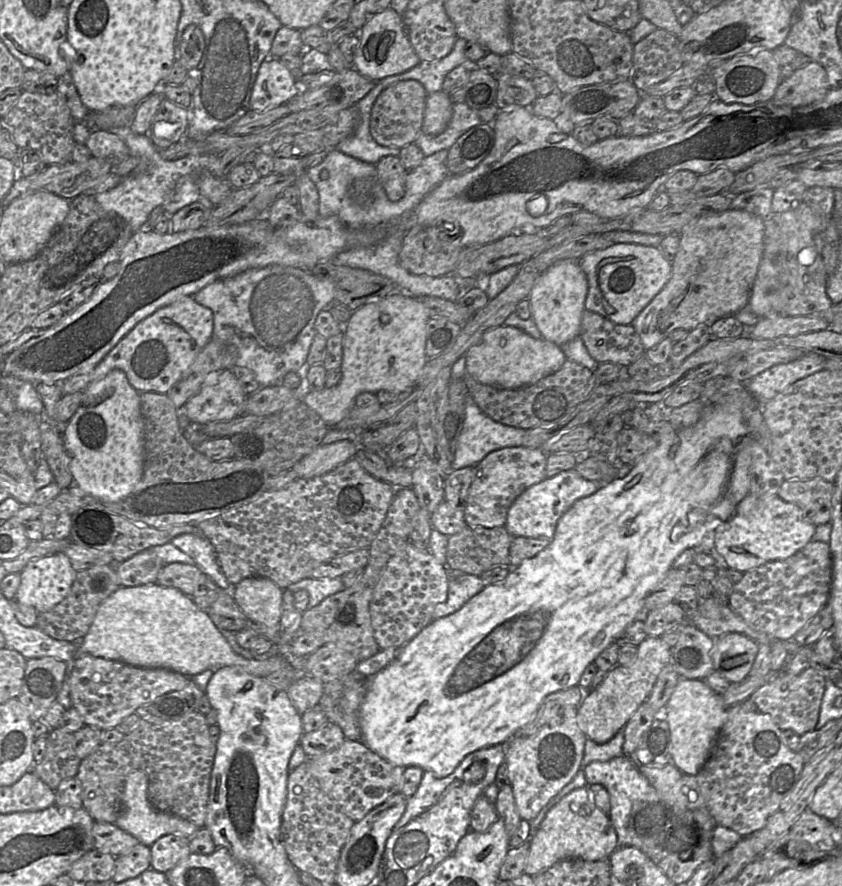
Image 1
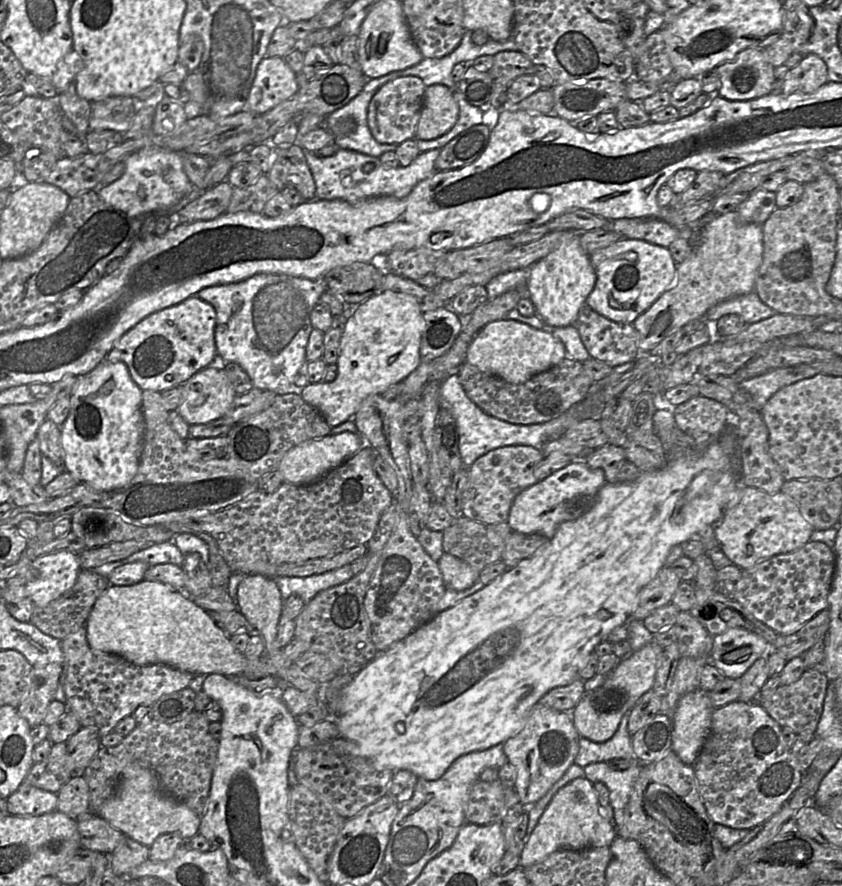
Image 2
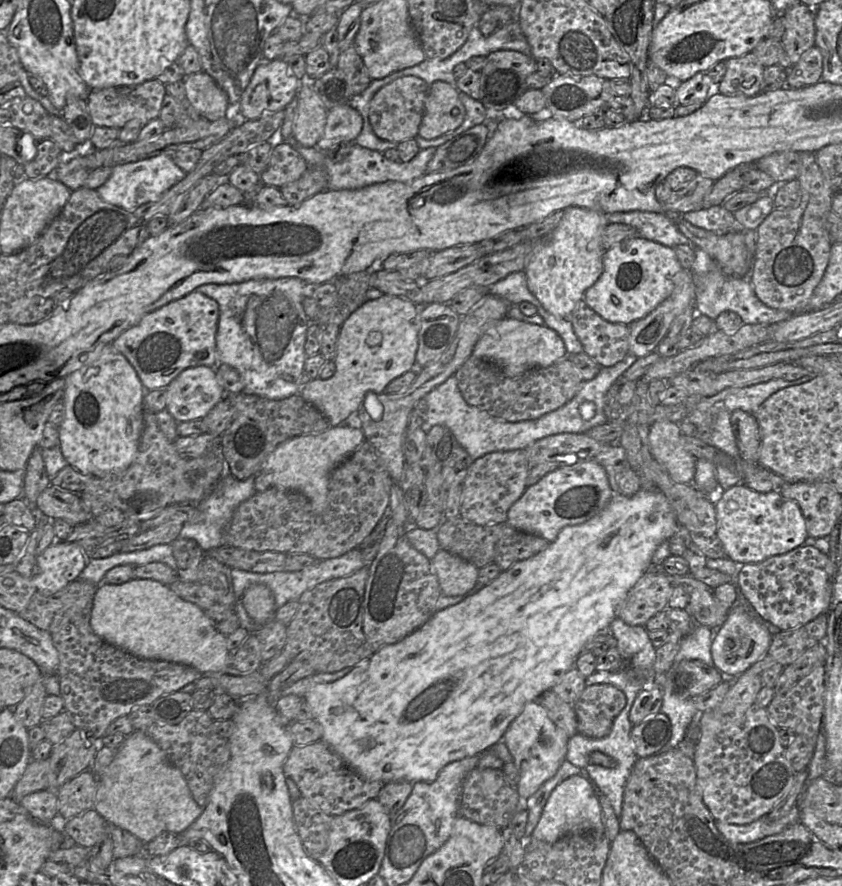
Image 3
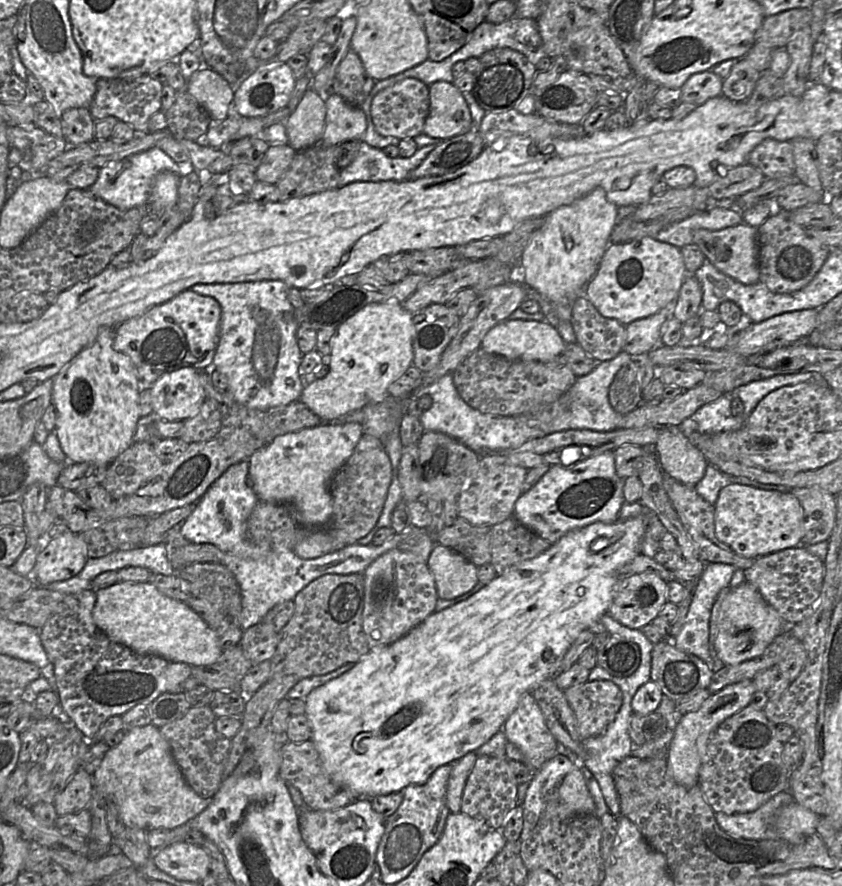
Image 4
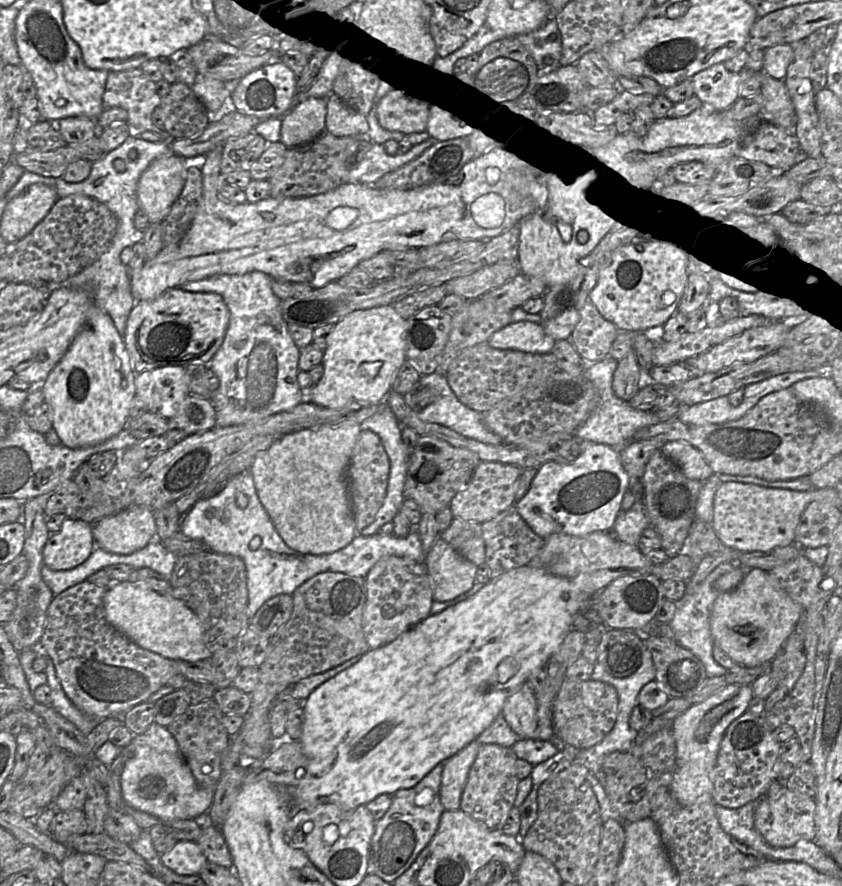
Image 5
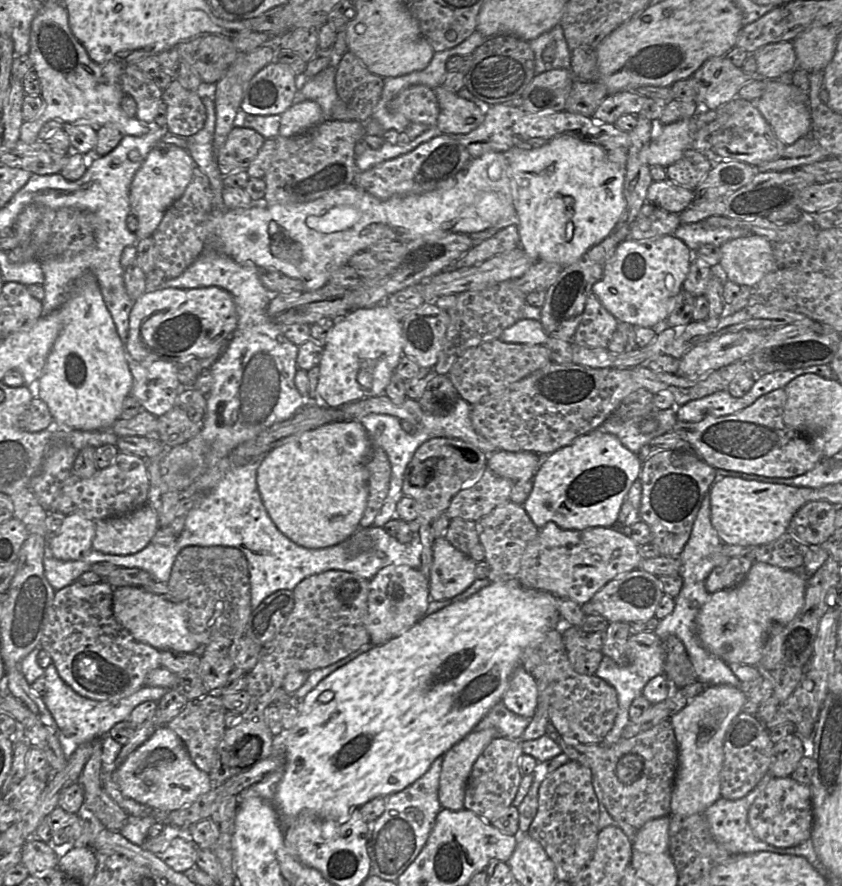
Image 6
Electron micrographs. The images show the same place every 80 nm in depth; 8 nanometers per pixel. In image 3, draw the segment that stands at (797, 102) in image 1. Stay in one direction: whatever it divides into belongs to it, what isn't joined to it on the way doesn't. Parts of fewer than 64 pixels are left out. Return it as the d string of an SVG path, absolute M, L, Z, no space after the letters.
M815 45L804 52L800 60L787 72L786 87L801 88L821 81L823 57Z

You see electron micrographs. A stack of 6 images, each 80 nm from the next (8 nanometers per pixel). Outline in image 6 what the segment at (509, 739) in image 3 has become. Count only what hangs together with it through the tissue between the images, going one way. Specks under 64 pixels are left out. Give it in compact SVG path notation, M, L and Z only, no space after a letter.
M518 665L502 699L505 706L520 716L532 718L538 705L538 683L522 665Z

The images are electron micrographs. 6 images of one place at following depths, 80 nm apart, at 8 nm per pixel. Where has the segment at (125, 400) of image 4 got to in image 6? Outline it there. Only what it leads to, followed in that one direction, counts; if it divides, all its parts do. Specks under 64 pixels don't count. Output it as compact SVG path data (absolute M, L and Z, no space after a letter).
M85 272L74 282L72 295L59 310L63 326L39 378L39 397L47 404L57 425L65 425L78 431L109 430L120 418L123 402L131 393L133 377L128 354L105 305L97 279L91 272Z

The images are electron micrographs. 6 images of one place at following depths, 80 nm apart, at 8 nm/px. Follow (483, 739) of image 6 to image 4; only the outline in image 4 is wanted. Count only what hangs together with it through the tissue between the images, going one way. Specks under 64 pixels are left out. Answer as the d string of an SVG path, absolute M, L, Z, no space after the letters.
M472 751L457 761L448 763L452 764L446 791L446 804L450 813L461 812L462 795L476 759L476 752Z

